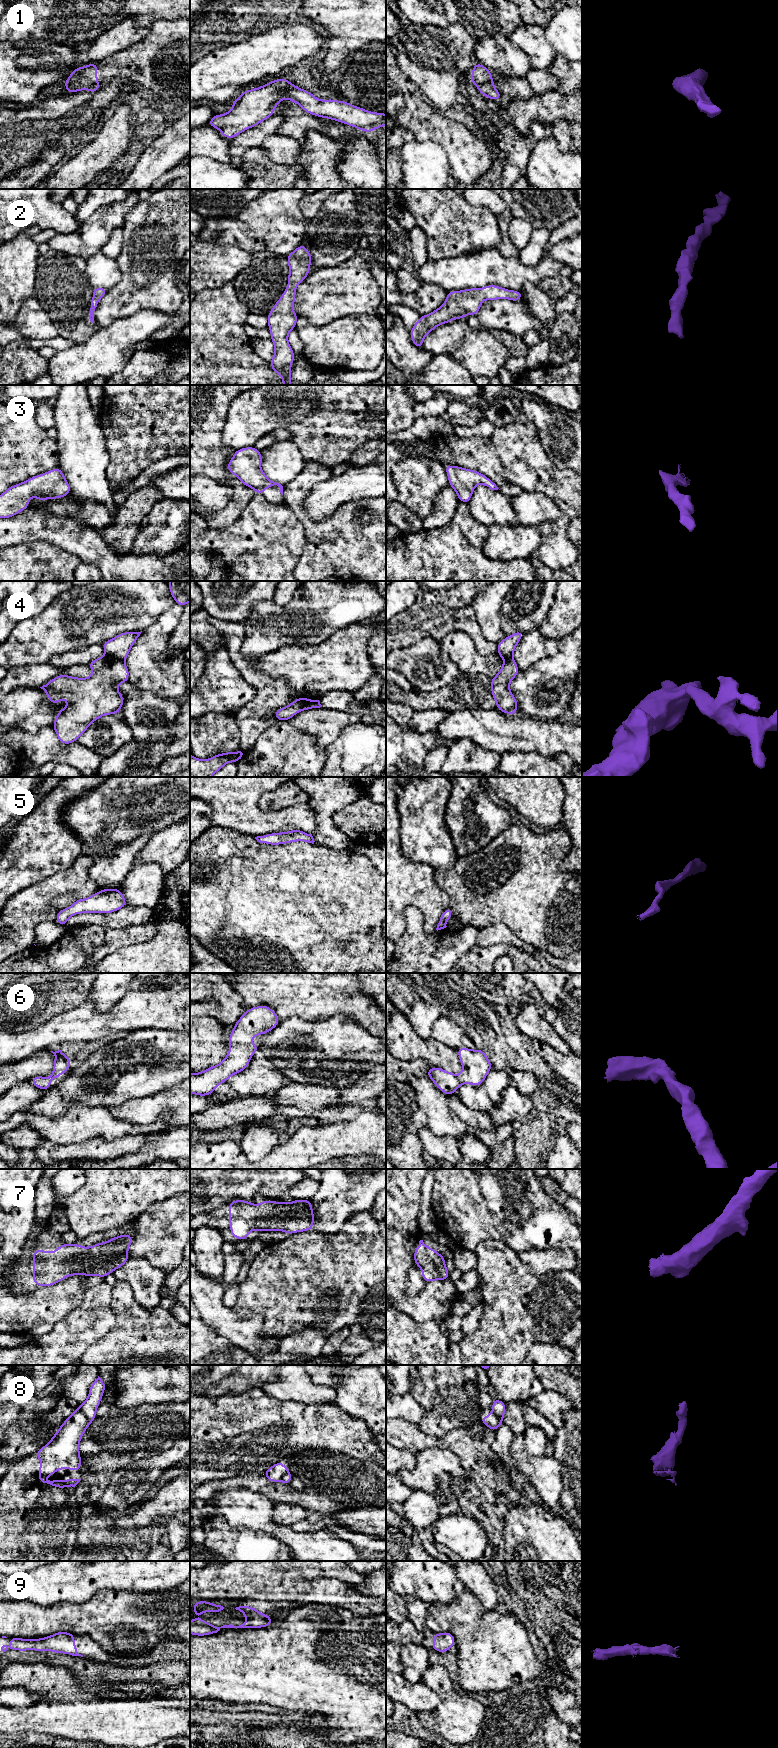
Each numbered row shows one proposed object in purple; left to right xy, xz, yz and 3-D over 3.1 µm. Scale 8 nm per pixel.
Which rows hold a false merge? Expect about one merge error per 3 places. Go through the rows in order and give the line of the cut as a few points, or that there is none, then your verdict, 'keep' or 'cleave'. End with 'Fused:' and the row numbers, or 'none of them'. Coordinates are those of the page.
1: cut yz (492, 82), (486, 82), (477, 86); cleave
2: cut none; keep
3: cut none; keep
4: cut xy (105, 654), (123, 660); cleave
5: cut none; keep
6: cut none; keep
7: cut none; keep
8: cut xy (79, 1405), (89, 1424); cleave
9: cut none; keep
Fused: 1, 4, 8

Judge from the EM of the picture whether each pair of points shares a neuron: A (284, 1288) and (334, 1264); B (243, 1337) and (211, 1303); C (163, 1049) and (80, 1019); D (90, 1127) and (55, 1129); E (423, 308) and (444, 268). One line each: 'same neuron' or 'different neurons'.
A: same neuron
B: same neuron
C: different neurons
D: same neuron
E: different neurons

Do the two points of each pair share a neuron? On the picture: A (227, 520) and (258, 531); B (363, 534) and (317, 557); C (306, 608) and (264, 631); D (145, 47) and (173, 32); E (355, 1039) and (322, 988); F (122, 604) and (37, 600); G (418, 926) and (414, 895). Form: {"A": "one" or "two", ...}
{"A": "two", "B": "one", "C": "one", "D": "one", "E": "two", "F": "two", "G": "two"}

